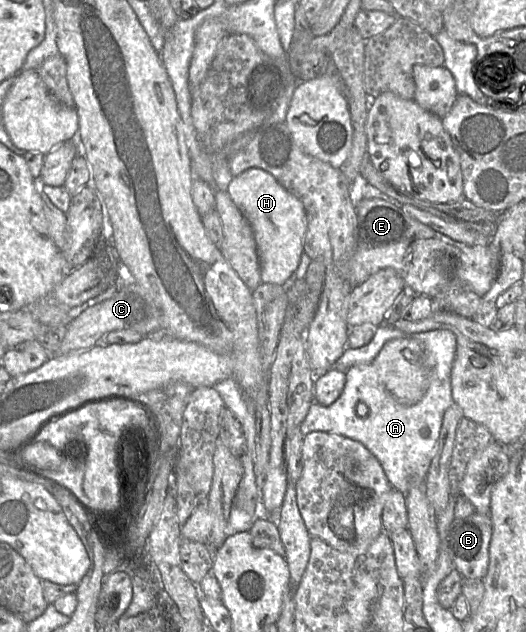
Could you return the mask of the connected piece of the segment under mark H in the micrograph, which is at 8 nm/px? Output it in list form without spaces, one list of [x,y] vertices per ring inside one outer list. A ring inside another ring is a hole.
[[[257,167],[234,176],[228,193],[252,228],[262,282],[288,284],[299,265],[304,248],[307,217],[303,203],[286,190],[273,175]]]

